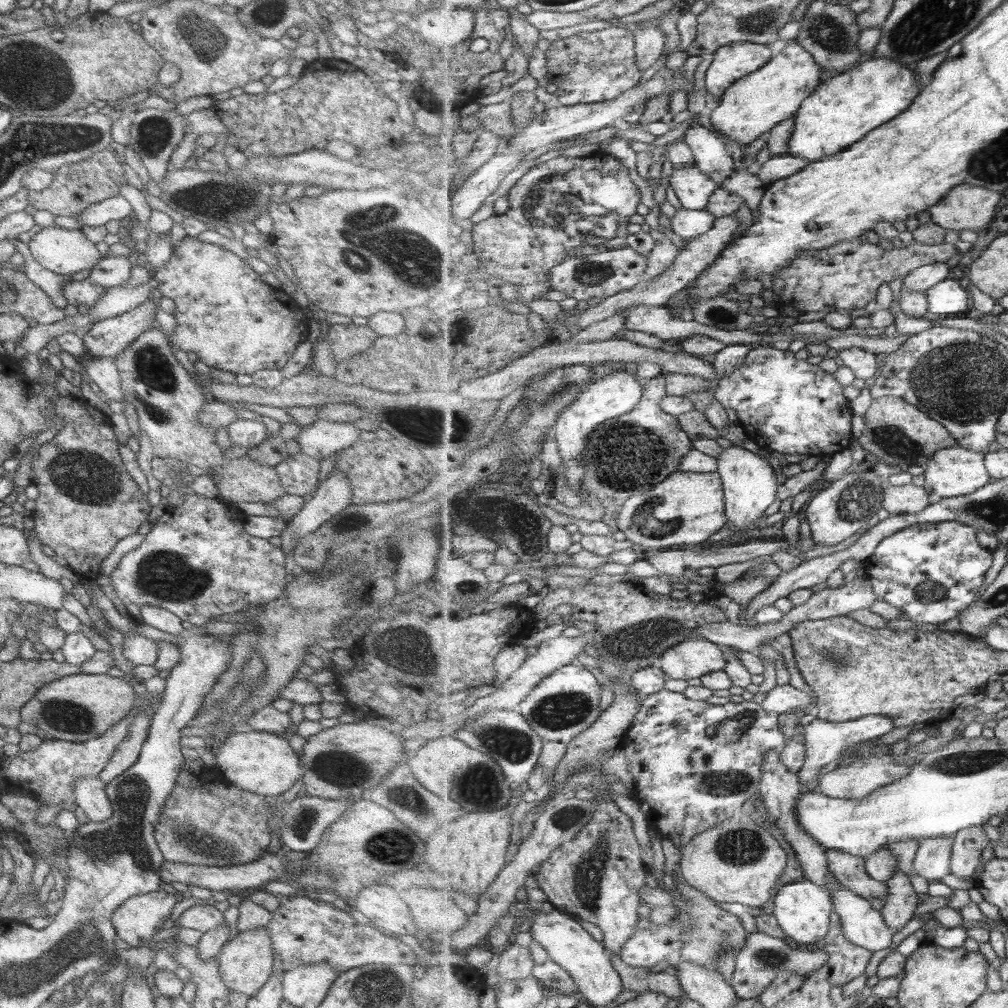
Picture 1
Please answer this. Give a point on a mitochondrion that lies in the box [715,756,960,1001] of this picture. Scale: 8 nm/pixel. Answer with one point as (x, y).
(769, 958)

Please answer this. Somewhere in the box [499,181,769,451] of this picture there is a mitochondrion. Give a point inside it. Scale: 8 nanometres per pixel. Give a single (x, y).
(590, 273)

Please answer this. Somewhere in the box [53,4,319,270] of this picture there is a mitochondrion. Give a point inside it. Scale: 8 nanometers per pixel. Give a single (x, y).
(206, 36)

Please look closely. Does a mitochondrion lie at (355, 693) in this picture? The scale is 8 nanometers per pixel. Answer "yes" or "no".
no

